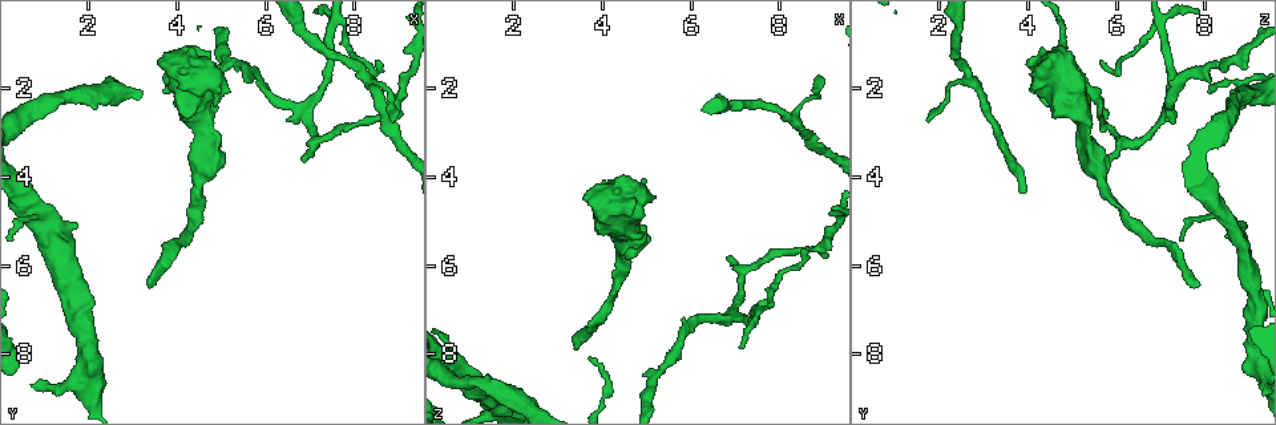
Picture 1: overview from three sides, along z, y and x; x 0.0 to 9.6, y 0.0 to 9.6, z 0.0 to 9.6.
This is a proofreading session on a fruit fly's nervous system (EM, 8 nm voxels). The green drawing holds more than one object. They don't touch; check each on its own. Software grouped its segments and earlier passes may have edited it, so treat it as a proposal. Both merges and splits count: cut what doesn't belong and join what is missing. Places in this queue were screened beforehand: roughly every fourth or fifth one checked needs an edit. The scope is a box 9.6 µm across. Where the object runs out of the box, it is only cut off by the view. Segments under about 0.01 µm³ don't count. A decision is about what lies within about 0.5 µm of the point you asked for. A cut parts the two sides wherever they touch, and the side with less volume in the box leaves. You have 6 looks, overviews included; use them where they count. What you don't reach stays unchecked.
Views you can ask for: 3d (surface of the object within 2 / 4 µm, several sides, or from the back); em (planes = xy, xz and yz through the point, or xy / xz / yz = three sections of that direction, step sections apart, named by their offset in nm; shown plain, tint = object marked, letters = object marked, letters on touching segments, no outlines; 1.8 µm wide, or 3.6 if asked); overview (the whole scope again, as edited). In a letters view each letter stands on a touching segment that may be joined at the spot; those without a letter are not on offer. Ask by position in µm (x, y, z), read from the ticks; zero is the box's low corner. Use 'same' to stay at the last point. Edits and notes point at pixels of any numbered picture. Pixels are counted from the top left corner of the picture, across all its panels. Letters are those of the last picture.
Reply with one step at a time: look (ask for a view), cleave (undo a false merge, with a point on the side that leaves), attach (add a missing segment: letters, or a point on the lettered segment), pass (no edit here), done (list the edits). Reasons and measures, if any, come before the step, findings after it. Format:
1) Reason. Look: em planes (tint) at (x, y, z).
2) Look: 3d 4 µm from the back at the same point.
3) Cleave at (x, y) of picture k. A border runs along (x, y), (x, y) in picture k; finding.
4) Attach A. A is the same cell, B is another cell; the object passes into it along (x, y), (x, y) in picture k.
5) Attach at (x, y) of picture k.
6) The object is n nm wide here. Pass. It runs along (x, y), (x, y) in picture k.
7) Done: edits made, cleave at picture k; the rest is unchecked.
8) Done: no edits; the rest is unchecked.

Thin end. Look: em planes (tint) at (6.85, 3.55, 5.80).

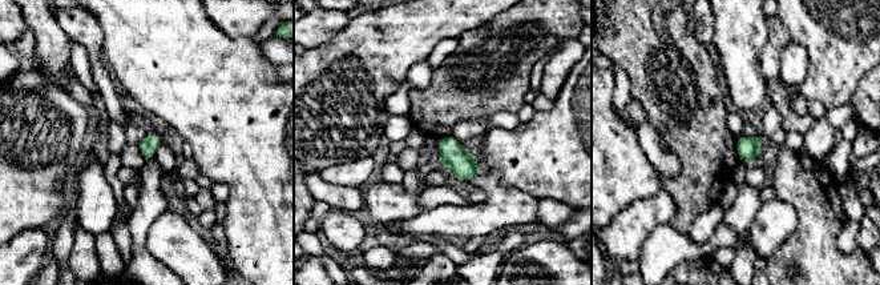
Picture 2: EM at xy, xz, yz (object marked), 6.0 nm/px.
What lies round it. Look: em planes (letters) at the same point.

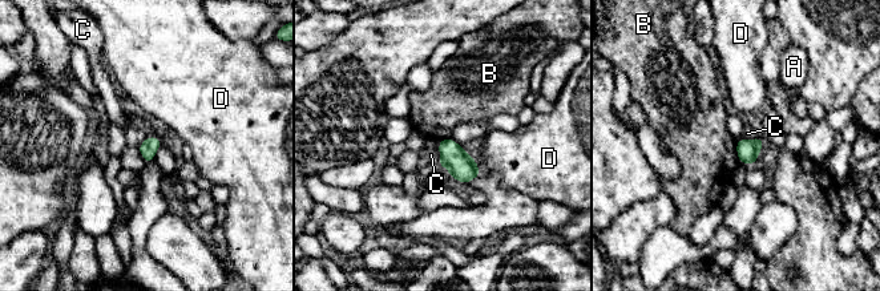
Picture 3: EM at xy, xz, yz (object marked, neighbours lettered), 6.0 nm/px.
Pass. A, B, C and D are other cells; a border runs along (438, 141), (439, 165) in picture 3; no lettered segment goes on from it.

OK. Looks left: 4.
Branch point. Look: em xy step 16 (letters) at (6.70, 2.45, 7.15).

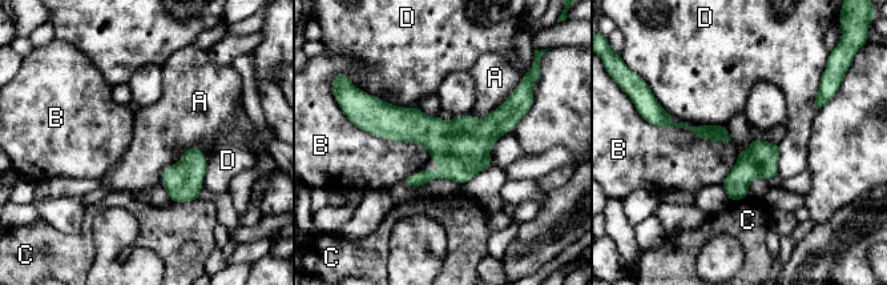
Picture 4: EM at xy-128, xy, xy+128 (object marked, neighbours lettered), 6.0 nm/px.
Pass. A, B, C and D are other cells; a border runs along (200, 148), (189, 147), (160, 183) in picture 4; continuous, no second cell.

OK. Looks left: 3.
End of a long branch. Look: 3d 2 µm from the back at (3.40, 6.50, 7.85).

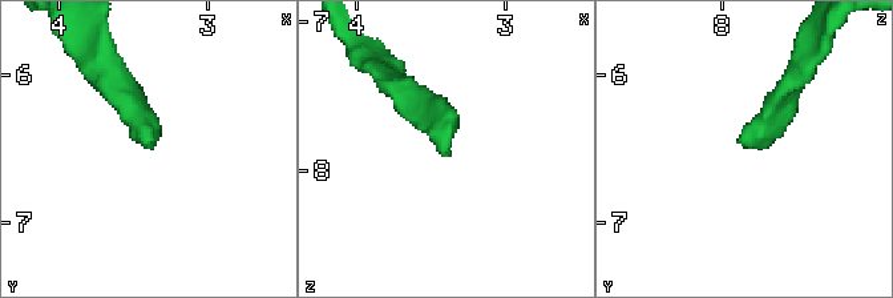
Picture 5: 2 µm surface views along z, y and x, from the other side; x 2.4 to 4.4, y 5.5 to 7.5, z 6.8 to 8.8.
Look: em planes (letters) at (3.40, 6.48, 7.90).

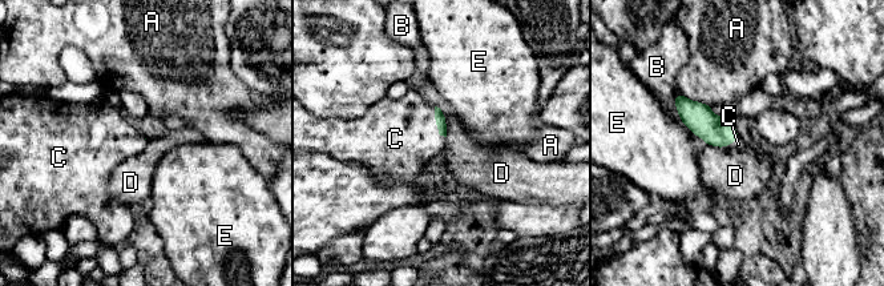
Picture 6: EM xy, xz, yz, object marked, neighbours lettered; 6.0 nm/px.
Attach C. C is the same cell, A, B, D and E are other cells; the object passes into it along (440, 121), (435, 121), (398, 137) in picture 6; it goes on there.

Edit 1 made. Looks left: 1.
Done: edits made, attach at picture 6; the rest is unchecked.

